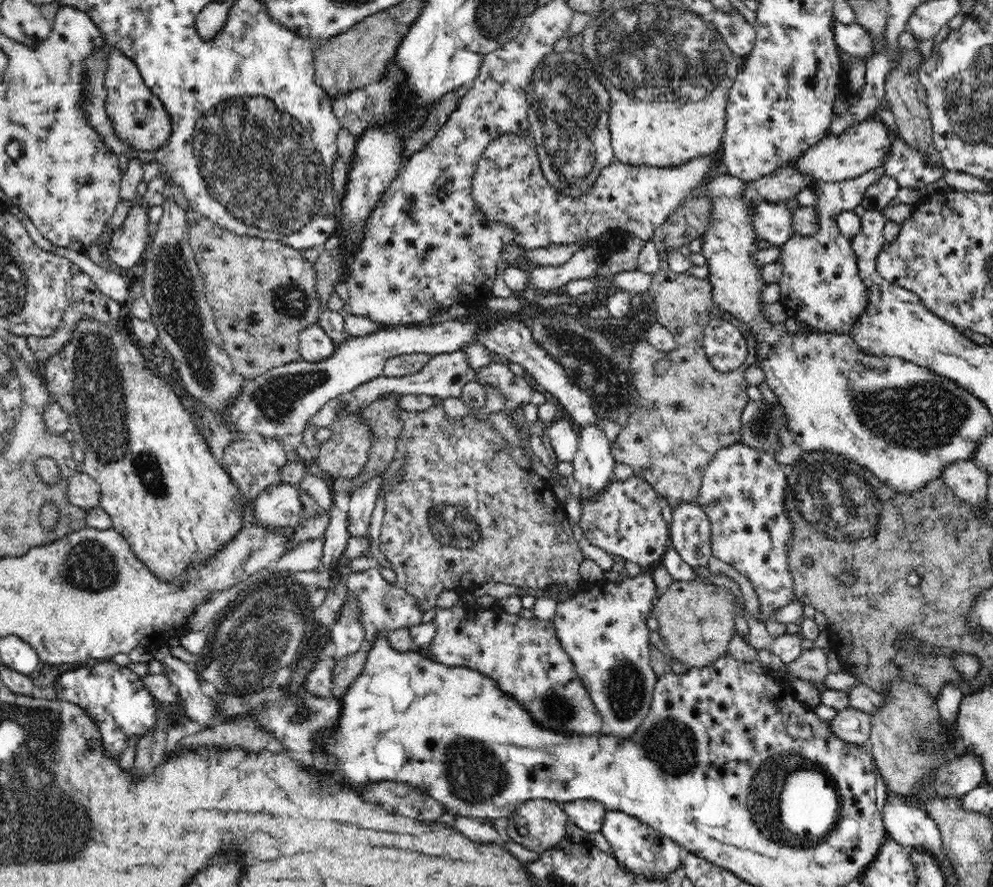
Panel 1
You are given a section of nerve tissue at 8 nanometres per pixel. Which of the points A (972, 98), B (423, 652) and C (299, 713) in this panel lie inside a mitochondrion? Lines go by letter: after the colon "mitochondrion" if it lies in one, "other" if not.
A: mitochondrion
B: other
C: mitochondrion

